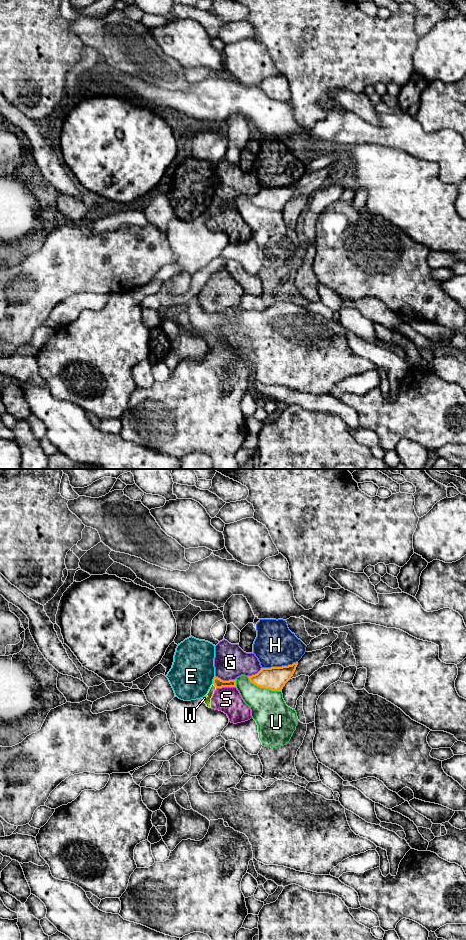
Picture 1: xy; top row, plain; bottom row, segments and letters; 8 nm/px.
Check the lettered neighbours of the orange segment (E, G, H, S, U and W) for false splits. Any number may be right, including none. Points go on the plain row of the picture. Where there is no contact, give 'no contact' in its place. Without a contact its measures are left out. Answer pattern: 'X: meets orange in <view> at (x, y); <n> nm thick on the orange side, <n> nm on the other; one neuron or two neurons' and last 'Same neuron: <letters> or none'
E: meets orange in xy at (213, 200); 80 nm thick on the orange side, 360 nm on the other; two neurons
G: meets orange in xy at (225, 201); 80 nm thick on the orange side, 260 nm on the other; two neurons
H: meets orange in xy at (279, 187); 190 nm thick on the orange side, 340 nm on the other; two neurons
S: meets orange in xy at (225, 206); 80 nm thick on the orange side, 200 nm on the other; two neurons
U: meets orange in xy at (263, 207); 190 nm thick on the orange side, 280 nm on the other; two neurons
W: meets orange in xy at (214, 205); 80 nm thick on the orange side, 60 nm on the other; two neurons
Same neuron: none

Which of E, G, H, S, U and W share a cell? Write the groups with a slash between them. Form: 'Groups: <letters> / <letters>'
Groups: E / G / H / S W / U

